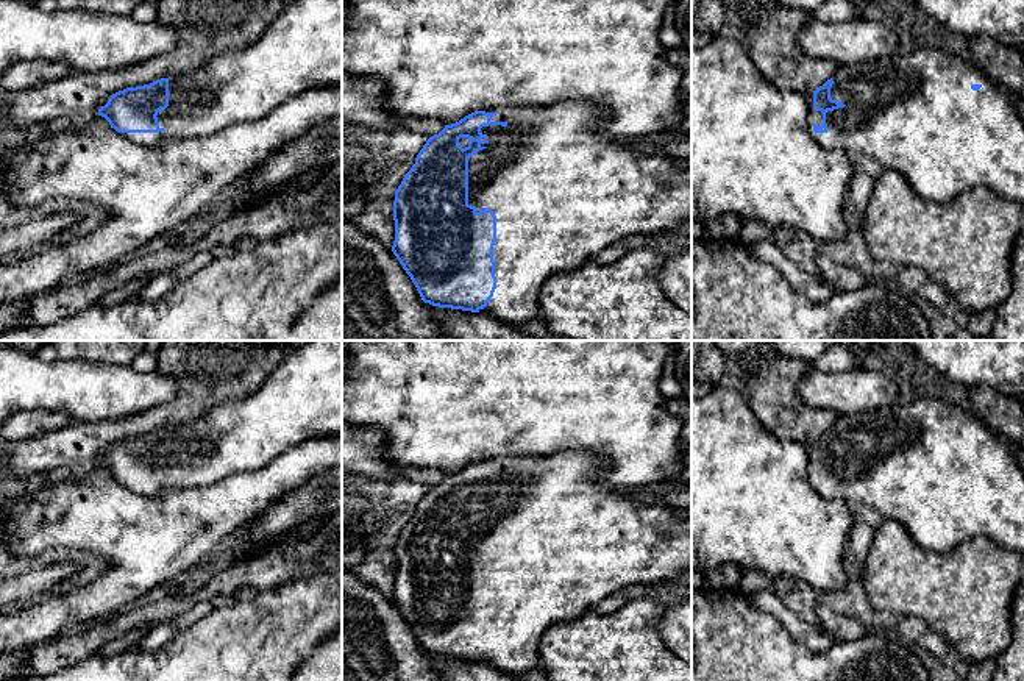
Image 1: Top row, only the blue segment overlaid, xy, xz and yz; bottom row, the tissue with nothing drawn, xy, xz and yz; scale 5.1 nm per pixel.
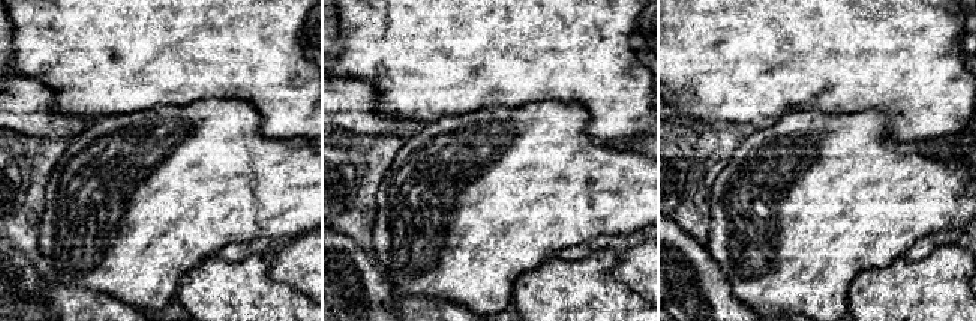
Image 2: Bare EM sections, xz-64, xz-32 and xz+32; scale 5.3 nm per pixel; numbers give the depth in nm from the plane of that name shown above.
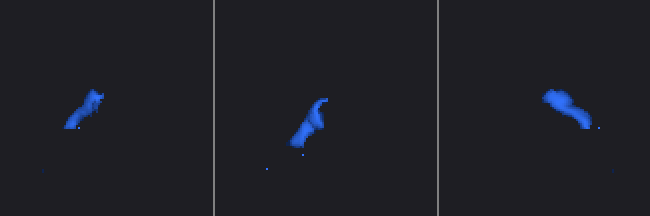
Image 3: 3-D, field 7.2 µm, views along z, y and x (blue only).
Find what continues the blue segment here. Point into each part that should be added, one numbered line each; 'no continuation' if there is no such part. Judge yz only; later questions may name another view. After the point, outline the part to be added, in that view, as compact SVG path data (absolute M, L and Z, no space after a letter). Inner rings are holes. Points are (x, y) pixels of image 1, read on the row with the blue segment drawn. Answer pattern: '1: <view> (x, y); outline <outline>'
1: yz (915, 113); outline M916 48L838 66L832 80L830 98L843 103L843 108L823 114L813 108L813 92L807 95L809 131L824 148L843 150L851 158L877 159L884 169L904 175L910 187L927 201L946 203L982 186L1024 205L1024 123L1007 92L993 84L974 62L946 50Z

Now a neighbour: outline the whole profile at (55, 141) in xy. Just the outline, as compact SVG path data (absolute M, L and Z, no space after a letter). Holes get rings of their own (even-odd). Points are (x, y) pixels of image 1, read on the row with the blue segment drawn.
M342 84L301 92L254 122L153 147L128 141L98 114L87 128L45 123L22 164L14 164L11 155L2 159L0 194L11 208L44 205L48 198L78 198L101 206L106 219L83 237L0 266L0 305L41 295L150 248L156 237L183 230L286 142L337 116L342 116Z

